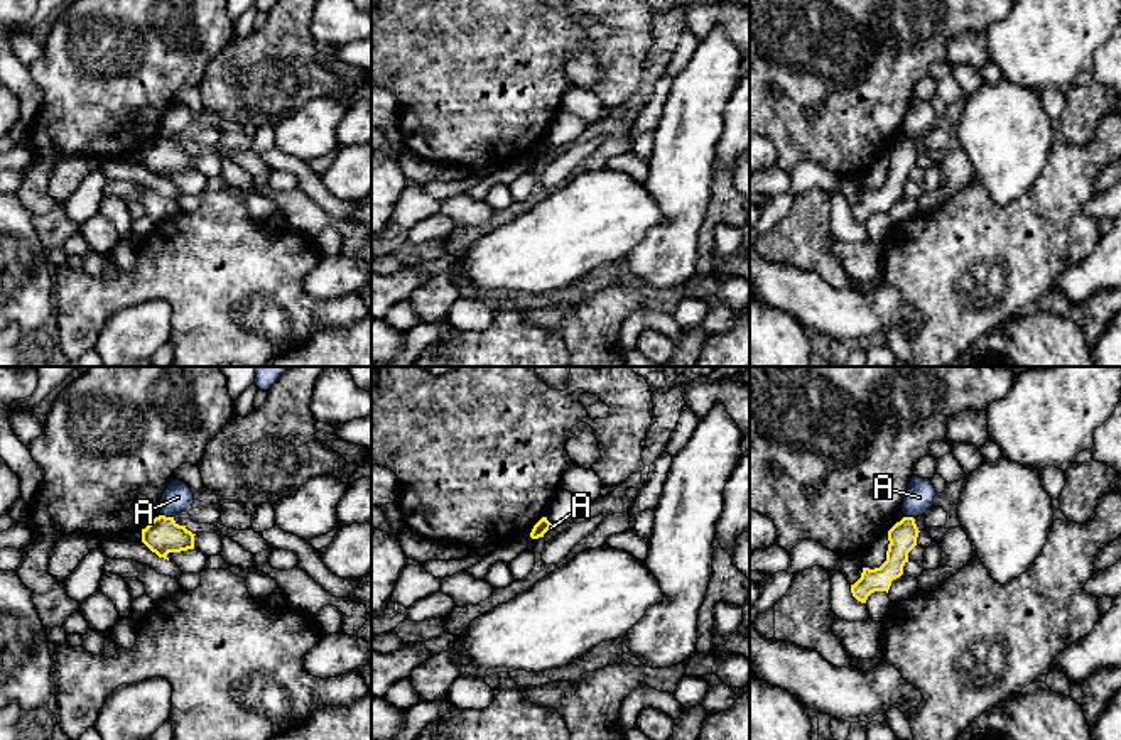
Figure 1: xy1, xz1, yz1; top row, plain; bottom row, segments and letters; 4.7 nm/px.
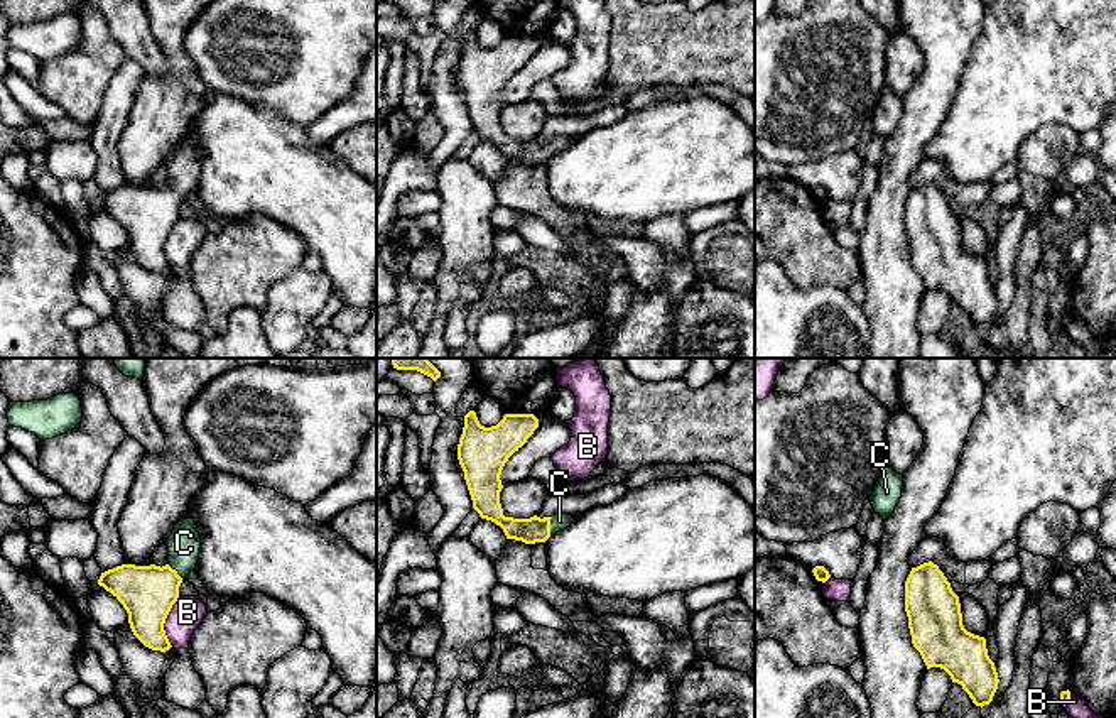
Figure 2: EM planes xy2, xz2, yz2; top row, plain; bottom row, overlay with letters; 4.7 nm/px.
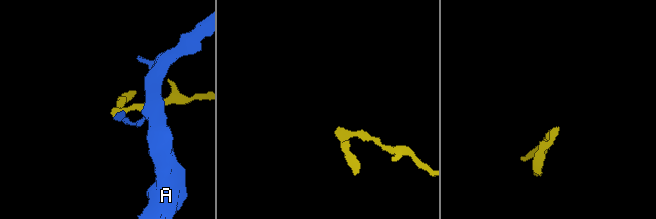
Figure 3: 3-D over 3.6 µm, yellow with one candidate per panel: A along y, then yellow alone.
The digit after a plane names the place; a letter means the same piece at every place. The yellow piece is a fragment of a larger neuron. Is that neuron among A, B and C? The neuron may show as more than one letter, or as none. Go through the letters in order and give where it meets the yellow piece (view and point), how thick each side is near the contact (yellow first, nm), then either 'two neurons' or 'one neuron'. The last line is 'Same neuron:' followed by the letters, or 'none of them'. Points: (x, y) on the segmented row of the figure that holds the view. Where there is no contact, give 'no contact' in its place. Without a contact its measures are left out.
A: xy1 (167, 517) | 170/140 nm | two neurons
B: xy2 (164, 622) | 260/160 nm | two neurons
C: xz2 (549, 526) | 120/80 nm | one neuron
Same neuron: C

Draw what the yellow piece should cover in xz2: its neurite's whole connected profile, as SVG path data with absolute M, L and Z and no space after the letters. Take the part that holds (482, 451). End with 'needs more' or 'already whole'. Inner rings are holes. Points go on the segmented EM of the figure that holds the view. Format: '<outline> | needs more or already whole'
M476 412L464 416L464 427L458 444L458 460L473 500L473 509L481 519L500 525L507 539L525 544L545 542L574 520L572 515L513 519L505 517L500 503L503 488L500 475L508 458L518 451L539 427L534 414L505 414L491 427L479 424Z | needs more

